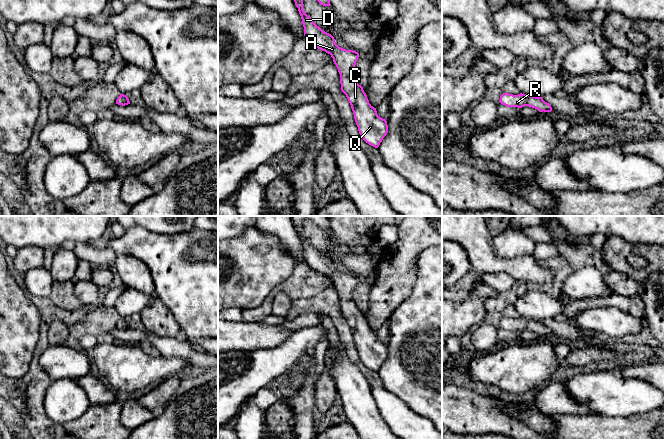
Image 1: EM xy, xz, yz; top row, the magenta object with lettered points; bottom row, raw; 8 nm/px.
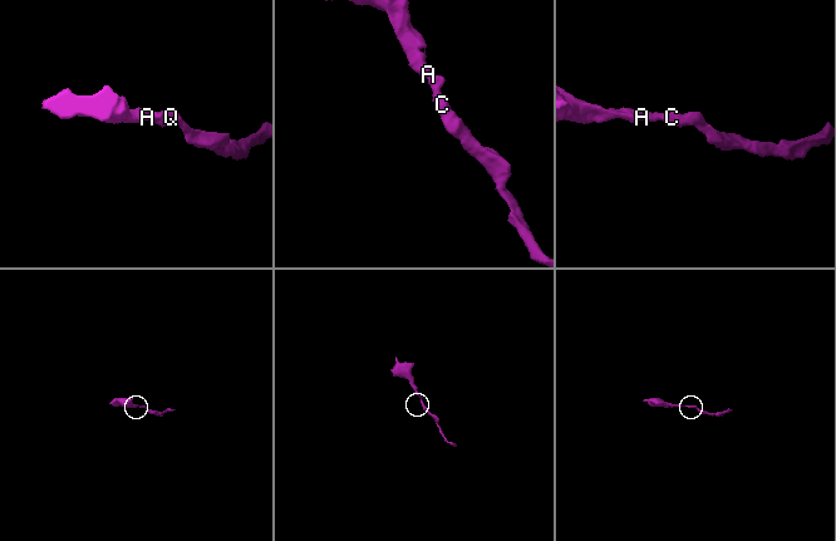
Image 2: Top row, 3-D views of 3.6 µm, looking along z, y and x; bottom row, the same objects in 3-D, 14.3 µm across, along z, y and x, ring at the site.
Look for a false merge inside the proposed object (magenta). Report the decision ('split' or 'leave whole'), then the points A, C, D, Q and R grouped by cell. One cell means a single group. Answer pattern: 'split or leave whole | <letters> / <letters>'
leave whole | A C D Q R

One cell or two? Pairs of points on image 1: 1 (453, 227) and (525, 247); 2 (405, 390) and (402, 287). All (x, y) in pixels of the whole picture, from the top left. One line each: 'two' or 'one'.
1: two
2: two

